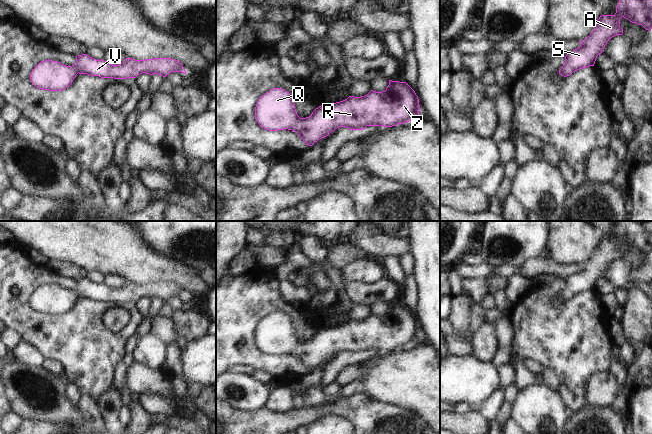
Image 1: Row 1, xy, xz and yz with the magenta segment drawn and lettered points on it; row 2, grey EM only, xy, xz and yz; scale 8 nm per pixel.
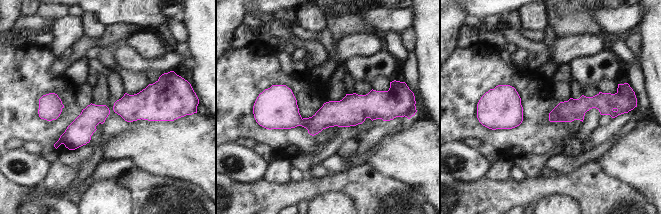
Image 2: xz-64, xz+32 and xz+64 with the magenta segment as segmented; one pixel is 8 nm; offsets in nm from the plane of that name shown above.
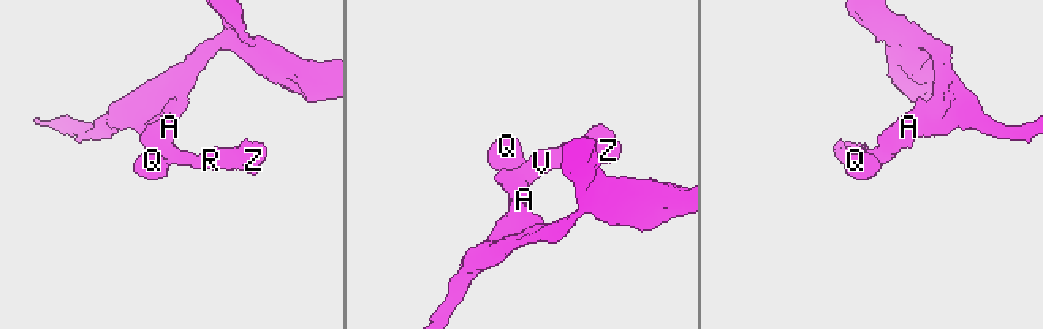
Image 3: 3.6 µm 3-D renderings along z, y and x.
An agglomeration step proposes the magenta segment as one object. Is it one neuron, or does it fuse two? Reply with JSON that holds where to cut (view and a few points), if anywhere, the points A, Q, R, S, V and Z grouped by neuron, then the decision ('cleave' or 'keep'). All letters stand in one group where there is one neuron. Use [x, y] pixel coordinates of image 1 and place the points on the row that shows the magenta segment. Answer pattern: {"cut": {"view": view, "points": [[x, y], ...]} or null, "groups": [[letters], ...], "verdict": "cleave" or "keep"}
{"cut": null, "groups": [["A", "Q", "R", "S", "V", "Z"]], "verdict": "keep"}

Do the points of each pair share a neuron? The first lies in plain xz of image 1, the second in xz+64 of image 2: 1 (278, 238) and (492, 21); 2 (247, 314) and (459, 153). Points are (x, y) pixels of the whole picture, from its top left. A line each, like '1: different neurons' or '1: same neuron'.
1: different neurons
2: different neurons

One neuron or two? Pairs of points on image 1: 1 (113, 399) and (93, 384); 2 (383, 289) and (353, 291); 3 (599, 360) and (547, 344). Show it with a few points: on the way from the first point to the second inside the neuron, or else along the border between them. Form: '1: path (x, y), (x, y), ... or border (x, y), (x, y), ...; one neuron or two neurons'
1: border (112, 384), (95, 399); two neurons
2: path (376, 291), (360, 291); one neuron
3: path (586, 347), (578, 344), (560, 344); one neuron

